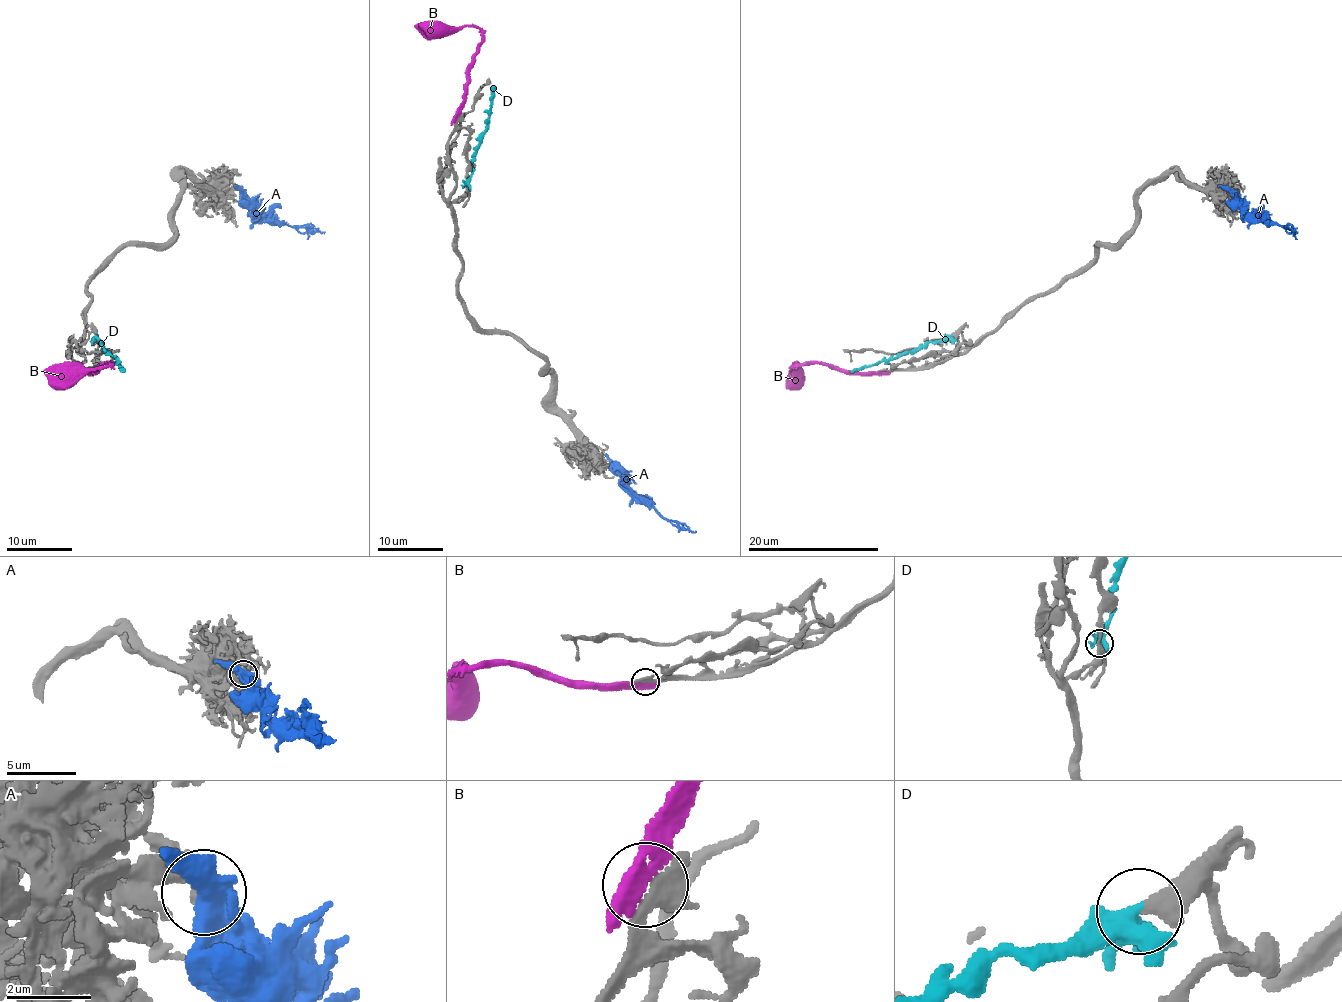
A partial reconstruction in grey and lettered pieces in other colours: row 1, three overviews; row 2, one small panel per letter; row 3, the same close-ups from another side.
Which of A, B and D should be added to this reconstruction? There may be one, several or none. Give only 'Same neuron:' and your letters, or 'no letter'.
Same neuron: D

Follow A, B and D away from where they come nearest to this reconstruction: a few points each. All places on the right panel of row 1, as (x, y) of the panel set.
A: (1233, 192), (1234, 203), (1246, 215), (1262, 215), (1296, 231)
B: (883, 372), (839, 372), (821, 363), (797, 363), (792, 368), (790, 383)
D: (950, 336), (921, 344), (895, 359), (850, 372)

